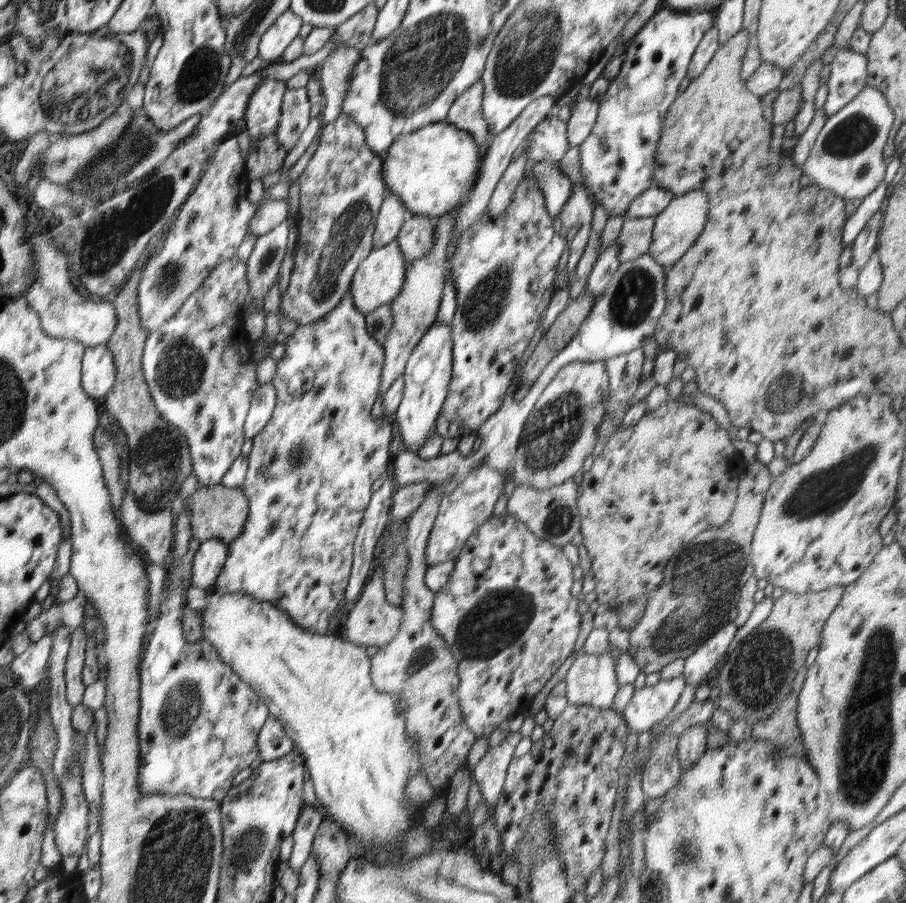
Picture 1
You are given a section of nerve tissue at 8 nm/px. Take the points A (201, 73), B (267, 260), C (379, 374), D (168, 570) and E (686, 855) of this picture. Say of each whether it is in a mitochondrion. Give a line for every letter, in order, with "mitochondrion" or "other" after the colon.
A: mitochondrion
B: mitochondrion
C: other
D: other
E: mitochondrion

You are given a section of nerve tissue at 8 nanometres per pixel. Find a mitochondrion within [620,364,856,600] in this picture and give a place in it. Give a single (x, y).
(788, 390)

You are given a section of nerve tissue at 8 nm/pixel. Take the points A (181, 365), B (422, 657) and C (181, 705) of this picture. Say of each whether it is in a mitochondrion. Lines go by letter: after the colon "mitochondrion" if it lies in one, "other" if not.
A: mitochondrion
B: mitochondrion
C: mitochondrion

